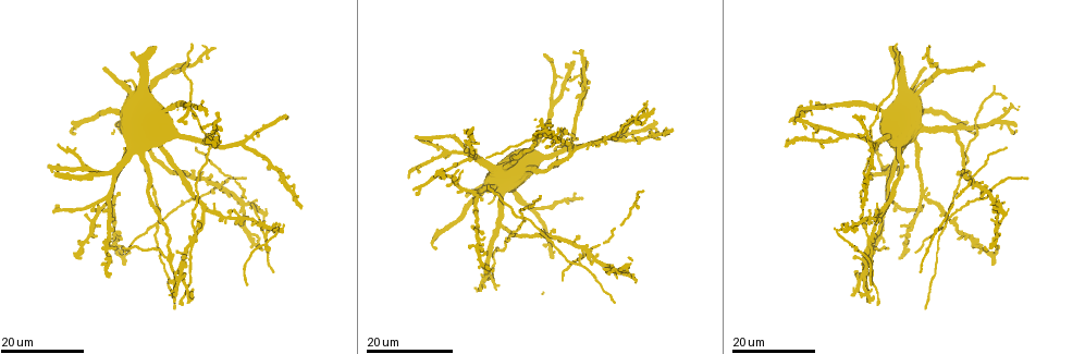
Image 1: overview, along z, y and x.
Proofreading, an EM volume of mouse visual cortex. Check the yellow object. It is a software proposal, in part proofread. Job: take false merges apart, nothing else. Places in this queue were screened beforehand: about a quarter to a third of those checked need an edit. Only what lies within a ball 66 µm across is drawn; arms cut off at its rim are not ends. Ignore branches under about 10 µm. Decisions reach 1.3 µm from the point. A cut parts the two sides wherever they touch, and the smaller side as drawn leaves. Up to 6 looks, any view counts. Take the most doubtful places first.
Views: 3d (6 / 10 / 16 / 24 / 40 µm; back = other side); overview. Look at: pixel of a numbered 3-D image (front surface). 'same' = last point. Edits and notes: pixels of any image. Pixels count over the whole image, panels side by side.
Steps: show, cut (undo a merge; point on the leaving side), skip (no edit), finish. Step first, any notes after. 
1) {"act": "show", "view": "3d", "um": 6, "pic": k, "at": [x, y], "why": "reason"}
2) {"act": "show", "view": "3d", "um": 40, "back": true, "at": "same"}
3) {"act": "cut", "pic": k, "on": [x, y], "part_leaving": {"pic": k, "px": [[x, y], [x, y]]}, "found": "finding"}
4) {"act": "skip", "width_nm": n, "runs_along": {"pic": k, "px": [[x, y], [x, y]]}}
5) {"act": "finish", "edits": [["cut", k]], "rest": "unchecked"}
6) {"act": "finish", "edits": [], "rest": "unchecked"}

{"act": "show", "view": "3d", "um": 16, "pic": 1, "at": [948, 222], "why": "three arms meet"}

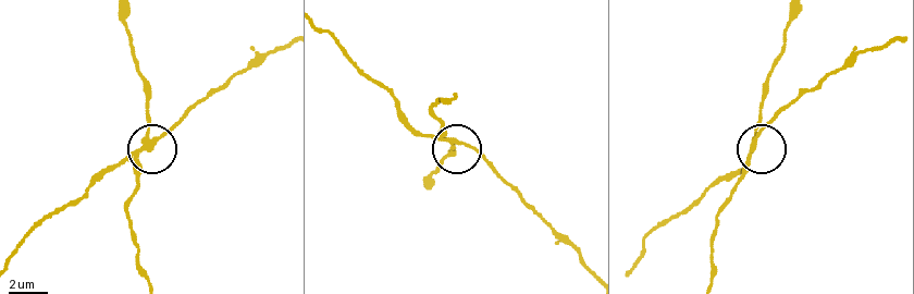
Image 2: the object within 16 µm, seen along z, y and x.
{"act": "show", "view": "3d", "um": 10, "pic": 2, "at": [154, 141]}

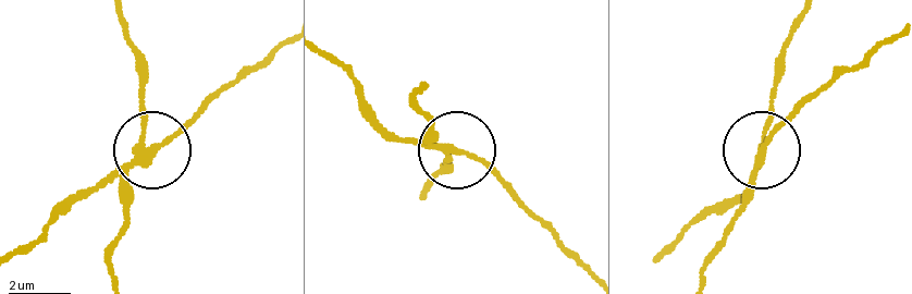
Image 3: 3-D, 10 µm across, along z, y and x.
{"act": "show", "view": "3d", "um": 10, "back": true, "pic": 3, "at": [456, 148]}

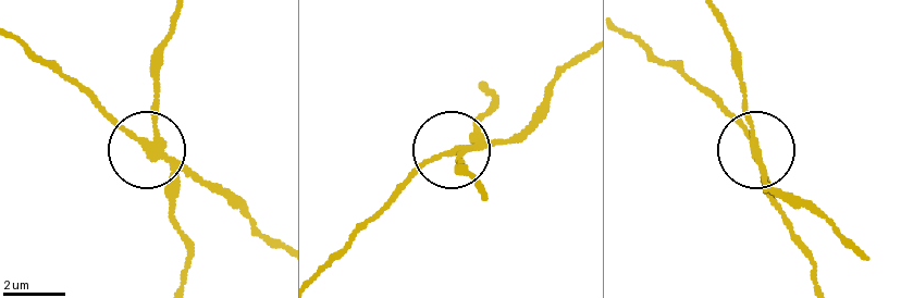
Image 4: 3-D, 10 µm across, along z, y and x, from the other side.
{"act": "cut", "pic": 4, "on": [201, 181], "width_nm": 190, "found": "two cells meet here"}

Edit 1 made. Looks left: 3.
{"act": "show", "view": "overview"}

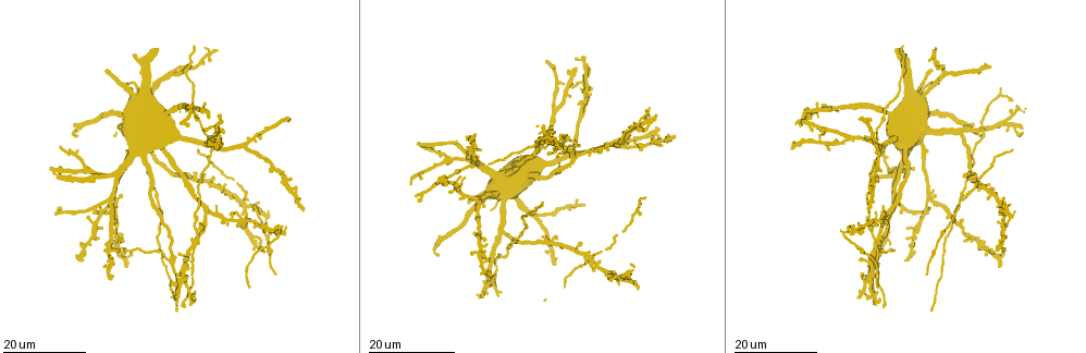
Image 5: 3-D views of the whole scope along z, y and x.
{"act": "show", "view": "3d", "um": 24, "pic": 5, "at": [498, 256], "why": "arms part here"}

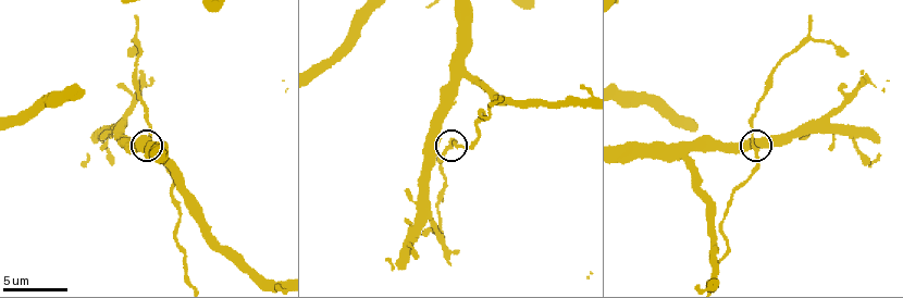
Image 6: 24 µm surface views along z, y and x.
{"act": "show", "view": "3d", "um": 6, "pic": 6, "at": [757, 148], "why": "zoom in"}

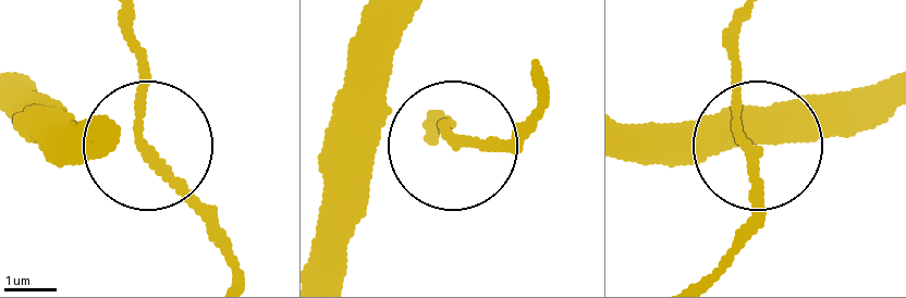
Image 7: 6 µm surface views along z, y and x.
{"act": "skip", "arms": 3, "found": "continuous, no second cell"}

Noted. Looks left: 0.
{"act": "finish", "edits": [["cut", 4]], "rest": "unchecked"}

